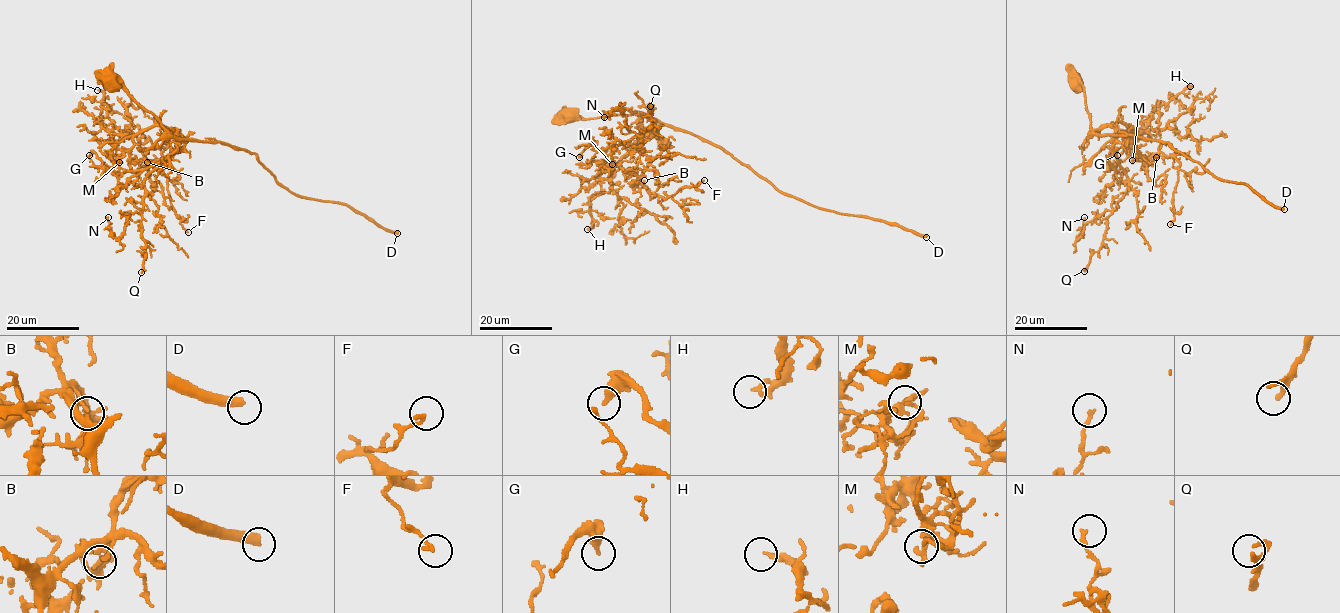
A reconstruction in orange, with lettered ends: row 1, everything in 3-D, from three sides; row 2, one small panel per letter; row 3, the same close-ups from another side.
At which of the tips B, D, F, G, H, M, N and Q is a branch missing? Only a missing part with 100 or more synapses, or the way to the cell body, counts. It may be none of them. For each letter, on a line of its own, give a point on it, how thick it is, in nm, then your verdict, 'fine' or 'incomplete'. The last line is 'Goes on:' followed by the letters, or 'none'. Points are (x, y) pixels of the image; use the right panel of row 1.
B: (1156, 157) | 130 nm | fine
D: (1284, 209) | 440 nm | incomplete
F: (1170, 224) | 150 nm | fine
G: (1117, 155) | 360 nm | fine
H: (1190, 86) | 200 nm | fine
M: (1132, 160) | 140 nm | fine
N: (1084, 217) | 150 nm | fine
Q: (1084, 271) | 160 nm | fine
Goes on: D

